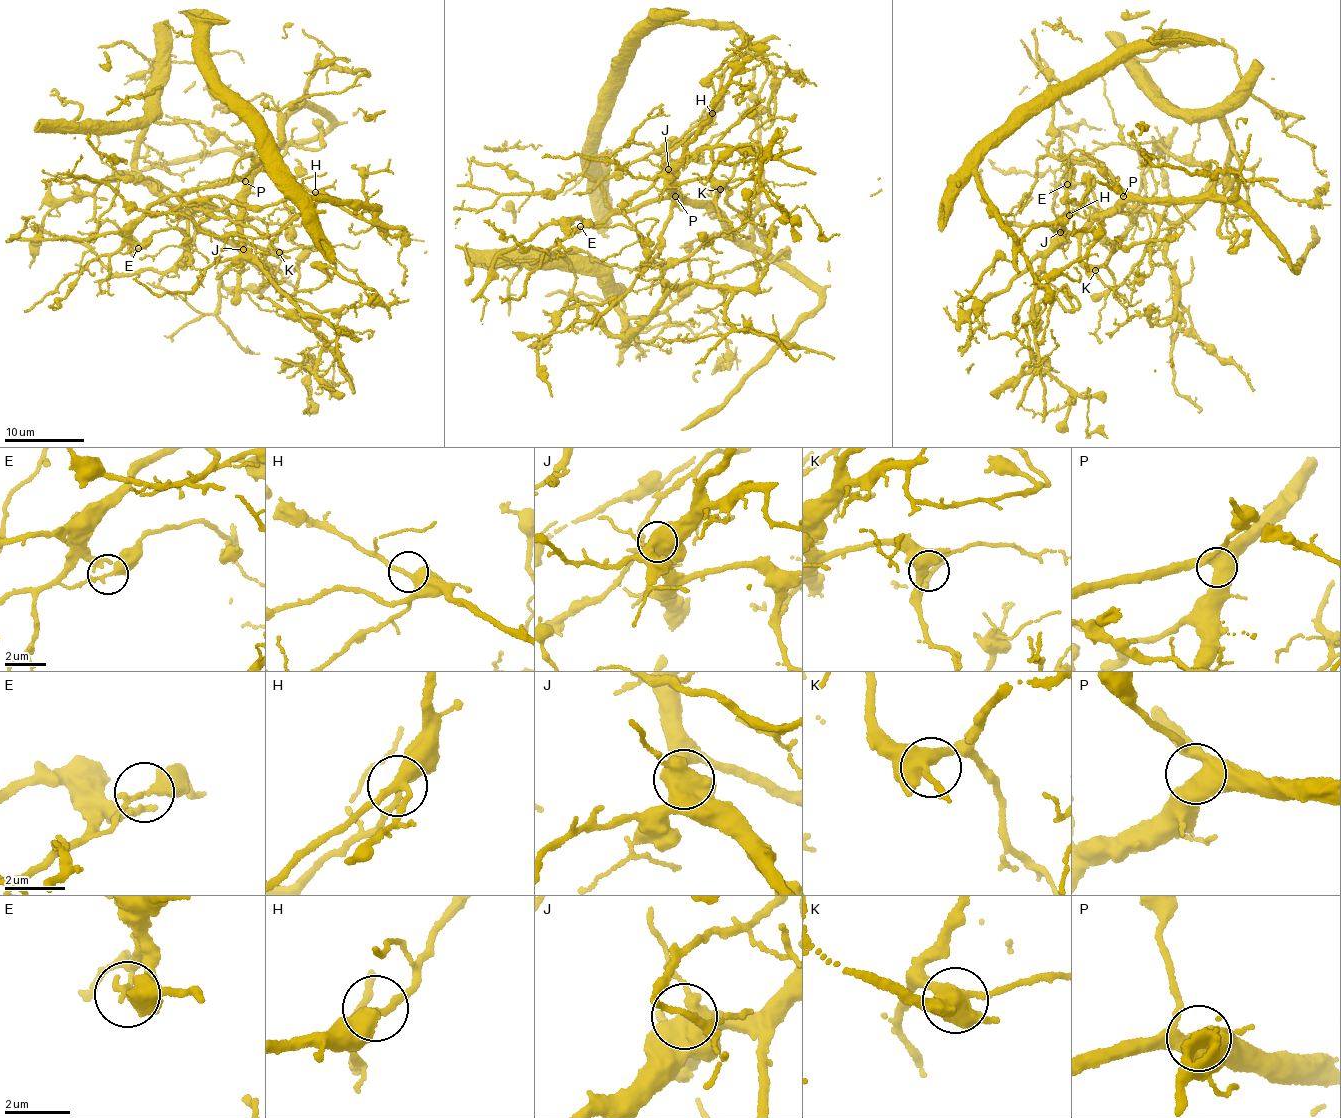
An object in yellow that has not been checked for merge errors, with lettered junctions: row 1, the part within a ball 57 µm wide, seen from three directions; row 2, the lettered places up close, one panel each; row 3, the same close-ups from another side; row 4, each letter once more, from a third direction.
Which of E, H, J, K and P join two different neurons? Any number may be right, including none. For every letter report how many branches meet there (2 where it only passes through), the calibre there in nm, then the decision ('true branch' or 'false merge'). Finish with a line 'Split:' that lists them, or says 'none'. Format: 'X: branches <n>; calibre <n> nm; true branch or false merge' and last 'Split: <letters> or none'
E: branches 2; calibre 280 nm; false merge
H: branches 2; calibre 360 nm; true branch
J: branches 4; calibre 480 nm; true branch
K: branches 4; calibre 440 nm; true branch
P: branches 3; calibre 500 nm; true branch
Split: E

